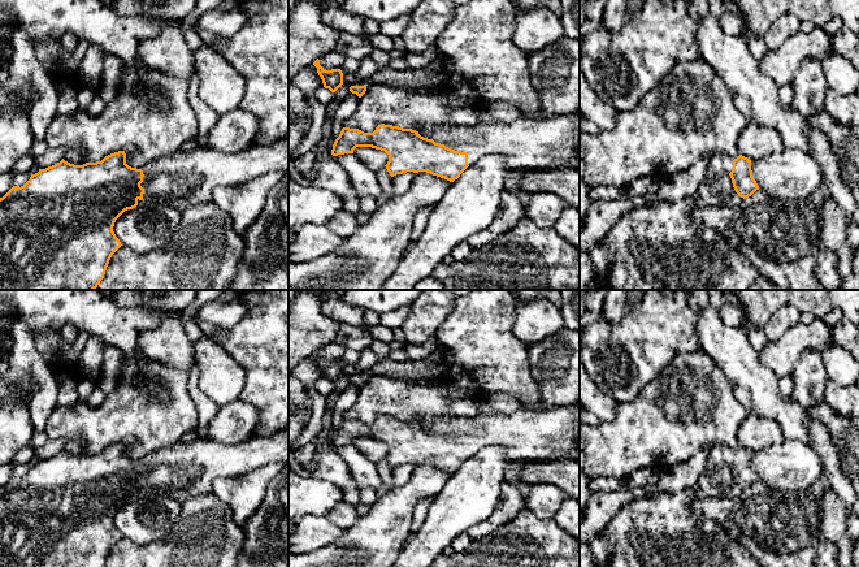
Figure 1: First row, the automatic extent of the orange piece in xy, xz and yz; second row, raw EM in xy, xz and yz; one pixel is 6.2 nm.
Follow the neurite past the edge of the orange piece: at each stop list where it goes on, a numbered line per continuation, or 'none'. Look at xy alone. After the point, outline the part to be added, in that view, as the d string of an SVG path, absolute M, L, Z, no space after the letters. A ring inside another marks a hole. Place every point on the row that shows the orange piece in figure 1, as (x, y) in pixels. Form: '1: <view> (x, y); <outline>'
1: xy (185, 178); M288 137L272 146L252 143L235 153L209 148L179 150L166 157L142 168L144 189L143 200L162 200L181 212L186 208L212 202L212 192L218 186L237 186L270 172L288 172Z

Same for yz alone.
1: yz (716, 189); M716 153L710 159L706 176L697 190L699 203L712 207L736 207L743 202L733 187L729 176L732 169L733 159L725 153Z

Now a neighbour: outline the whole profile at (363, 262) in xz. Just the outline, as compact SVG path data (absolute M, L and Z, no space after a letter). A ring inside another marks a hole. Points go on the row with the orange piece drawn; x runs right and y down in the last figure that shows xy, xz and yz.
M416 173L404 194L390 196L355 234L343 238L337 250L313 260L288 261L288 290L379 290L413 242L412 224L417 212L441 202L450 185L430 173Z

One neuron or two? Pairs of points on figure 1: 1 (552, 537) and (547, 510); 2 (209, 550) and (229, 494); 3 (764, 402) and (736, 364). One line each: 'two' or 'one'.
1: two
2: two
3: one

